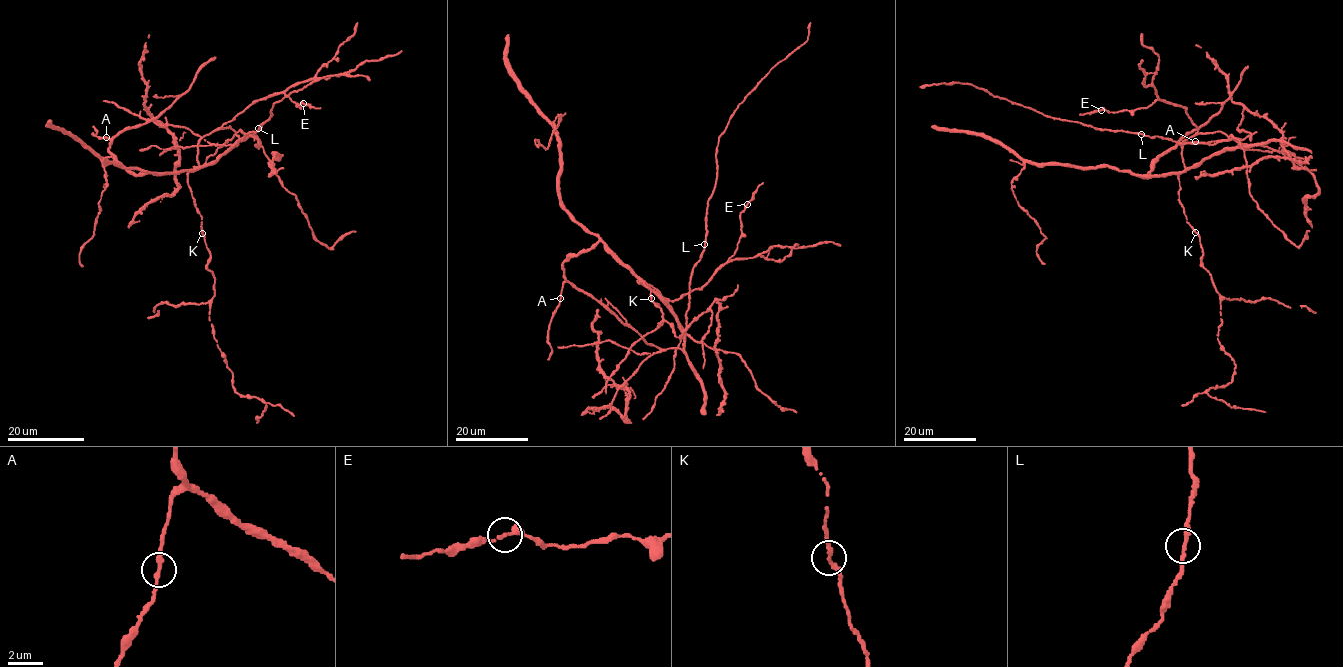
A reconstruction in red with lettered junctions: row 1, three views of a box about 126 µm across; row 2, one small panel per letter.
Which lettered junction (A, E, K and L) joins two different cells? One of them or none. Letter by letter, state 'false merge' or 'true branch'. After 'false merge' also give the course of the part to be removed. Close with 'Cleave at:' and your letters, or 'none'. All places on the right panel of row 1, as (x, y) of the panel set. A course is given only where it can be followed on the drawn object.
A: true branch
E: true branch
K: true branch
L: true branch
Cleave at: none

